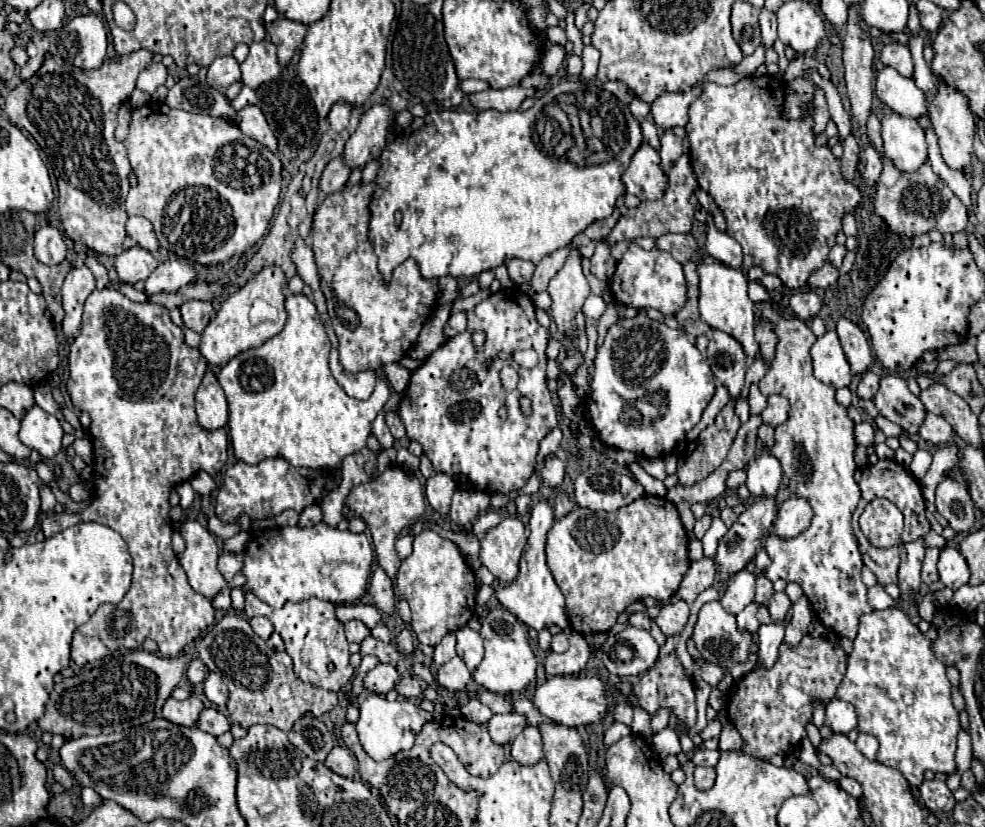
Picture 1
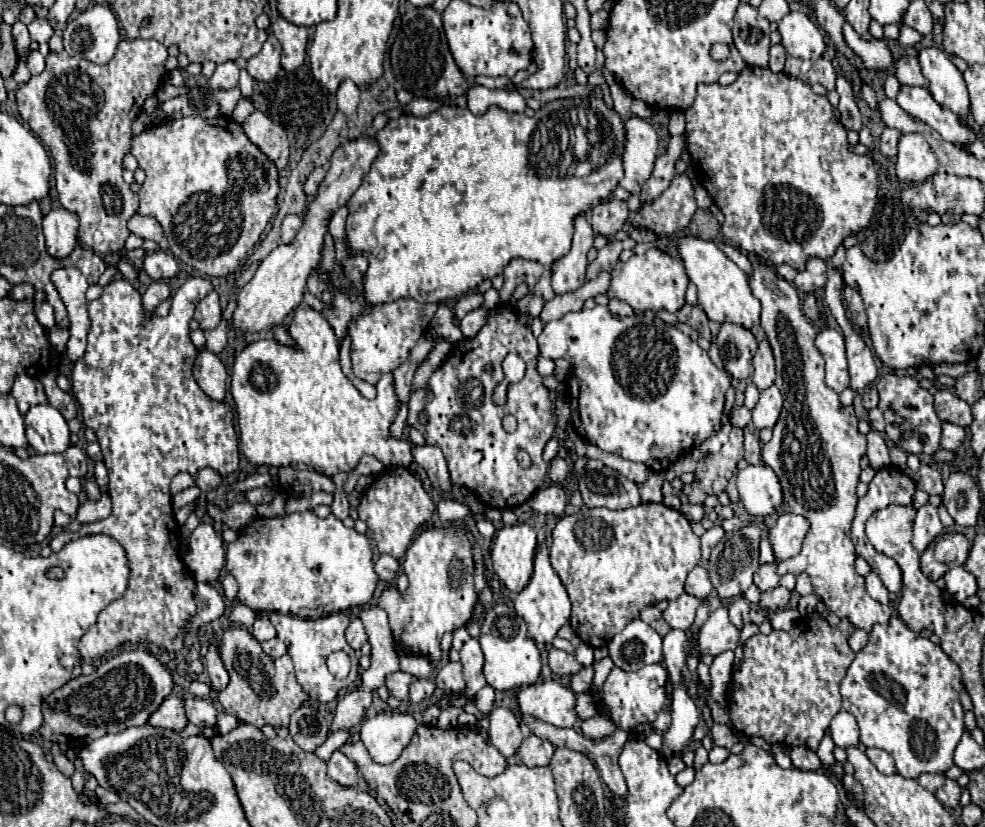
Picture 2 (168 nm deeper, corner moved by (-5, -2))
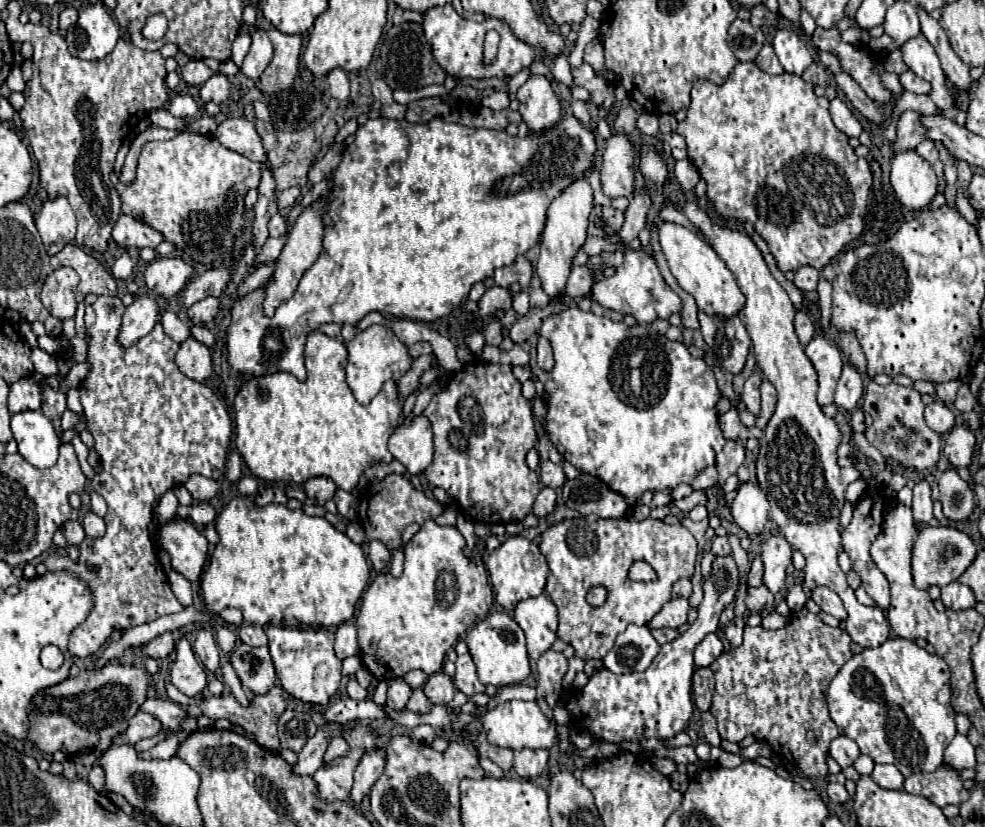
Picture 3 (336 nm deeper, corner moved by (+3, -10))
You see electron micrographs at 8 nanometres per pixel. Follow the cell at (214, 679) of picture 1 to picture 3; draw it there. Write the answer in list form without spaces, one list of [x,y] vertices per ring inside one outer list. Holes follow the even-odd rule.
[[[201,628],[197,632],[193,650],[195,650],[195,654],[199,654],[199,658],[207,670],[213,672],[219,668],[219,648],[217,648],[213,632],[209,628]]]

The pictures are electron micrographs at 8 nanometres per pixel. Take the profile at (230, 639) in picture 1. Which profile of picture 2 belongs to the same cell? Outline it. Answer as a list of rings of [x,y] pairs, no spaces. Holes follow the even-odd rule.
[[[229,626],[223,630],[219,638],[219,656],[231,678],[229,686],[219,694],[219,702],[225,712],[245,724],[255,728],[263,728],[265,724],[287,726],[291,714],[309,700],[309,694],[295,678],[291,658],[287,654],[277,660],[265,656],[265,652],[261,652],[261,642],[243,626]]]

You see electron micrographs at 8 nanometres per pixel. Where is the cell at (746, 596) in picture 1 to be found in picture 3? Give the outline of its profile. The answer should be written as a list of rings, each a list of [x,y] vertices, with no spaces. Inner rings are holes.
[[[729,624],[729,626],[725,628],[725,638],[729,640],[729,644],[731,644],[731,650],[735,650],[737,646],[741,646],[743,630],[741,630],[739,626],[735,626],[735,624]]]

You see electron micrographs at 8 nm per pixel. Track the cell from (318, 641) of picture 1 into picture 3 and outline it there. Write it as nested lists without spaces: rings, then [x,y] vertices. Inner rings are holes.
[[[267,626],[265,632],[269,638],[267,646],[275,664],[277,680],[283,686],[283,690],[297,700],[317,706],[327,706],[341,682],[341,660],[335,656],[333,650],[335,632],[331,628],[295,630],[295,628],[275,628],[275,626]]]

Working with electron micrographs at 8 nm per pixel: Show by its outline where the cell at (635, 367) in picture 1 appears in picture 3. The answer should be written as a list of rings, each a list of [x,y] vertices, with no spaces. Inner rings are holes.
[[[561,296],[559,300],[567,308],[561,310],[561,312],[555,312],[553,316],[547,316],[541,322],[541,328],[539,328],[539,336],[551,340],[551,346],[553,346],[553,352],[555,352],[553,368],[549,372],[541,370],[537,366],[537,362],[535,362],[535,346],[531,344],[531,350],[529,350],[531,372],[543,382],[543,388],[545,388],[545,408],[547,408],[547,414],[545,414],[545,420],[543,420],[543,428],[545,428],[549,440],[553,442],[553,446],[577,470],[601,476],[601,480],[605,480],[605,484],[609,484],[609,488],[613,488],[613,492],[621,492],[621,496],[625,496],[629,502],[637,502],[641,498],[641,494],[647,492],[647,490],[651,490],[651,492],[673,490],[681,482],[687,482],[687,484],[693,482],[699,472],[703,472],[709,464],[715,462],[717,453],[723,450],[725,445],[725,438],[723,438],[721,428],[719,428],[719,416],[717,416],[717,410],[715,410],[715,404],[721,398],[721,392],[717,388],[713,370],[703,360],[691,356],[691,352],[687,350],[687,346],[683,342],[671,342],[663,334],[657,334],[655,330],[651,330],[647,324],[627,326],[625,322],[613,322],[613,320],[609,320],[605,316],[595,316],[593,312],[583,312],[577,306],[575,298]]]

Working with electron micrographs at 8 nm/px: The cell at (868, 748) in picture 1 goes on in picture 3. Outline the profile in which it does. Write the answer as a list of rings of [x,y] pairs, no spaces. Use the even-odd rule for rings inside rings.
[[[875,764],[871,778],[885,790],[901,790],[905,782],[905,776],[901,776],[901,772],[891,764]]]

